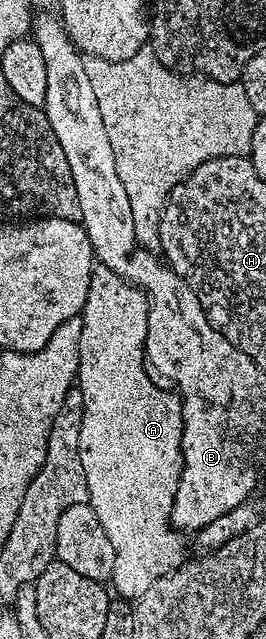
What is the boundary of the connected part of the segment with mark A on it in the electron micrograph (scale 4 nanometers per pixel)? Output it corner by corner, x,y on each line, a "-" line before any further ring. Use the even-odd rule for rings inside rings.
99,264
93,265
92,275
90,276
89,295
82,313
79,315
82,324
81,336
81,356
80,372
78,375
78,390
80,386
80,398
84,401
84,407
79,411
82,416
80,425
80,455
82,456
82,472
86,472
86,488
88,489
88,505
91,506
94,516
98,516
98,524
106,528
106,536
110,536
110,544
114,544
114,572
110,579
111,585
114,584
115,590
121,599
135,602
143,593
154,584
155,580
161,576
169,574
172,570
184,564
184,542
181,531
172,527
172,505
176,499
176,489
180,483
180,469
184,466
182,456
182,428
184,427
184,417
182,416
181,400
179,395
172,391
160,390
152,380
153,375
146,365
146,351
144,341
148,335
148,296
139,286
133,286
118,272
114,272
106,266

